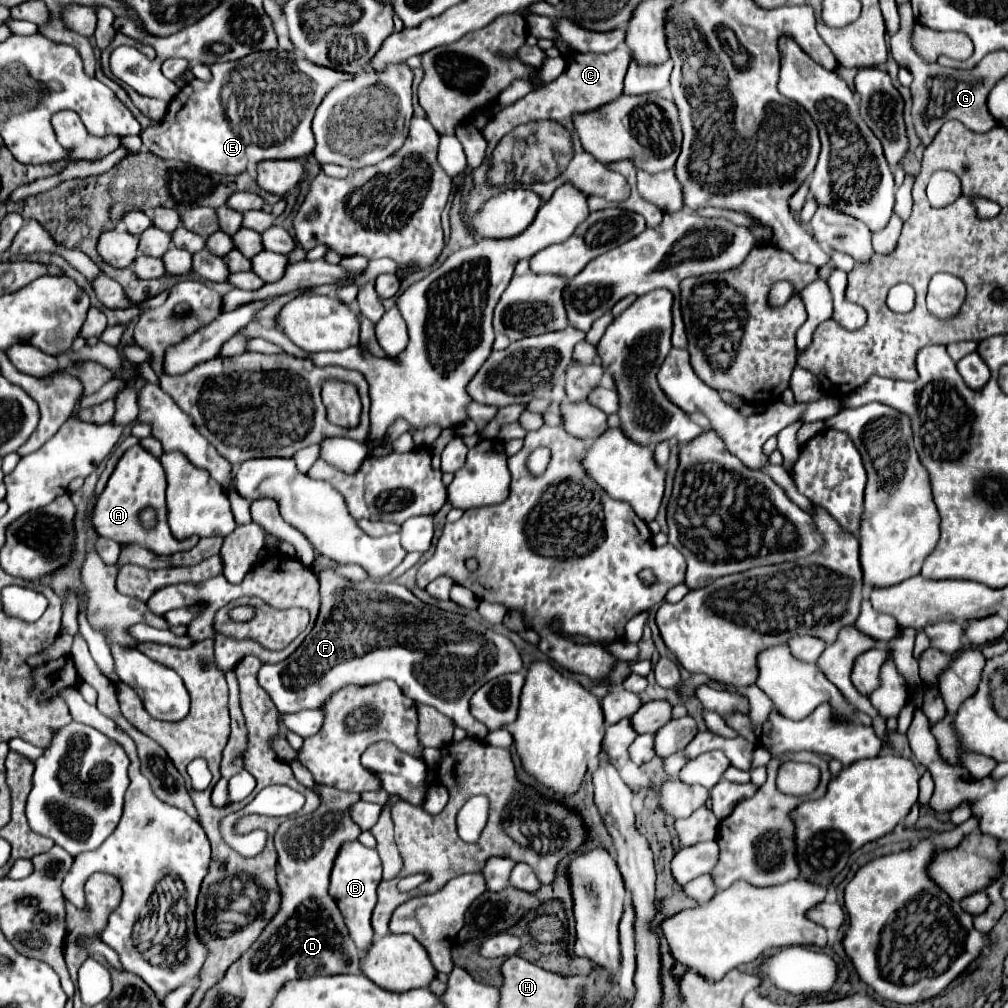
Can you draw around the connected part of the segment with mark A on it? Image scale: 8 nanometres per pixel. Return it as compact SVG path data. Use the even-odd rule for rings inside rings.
M140 444L128 448L124 452L124 456L120 458L120 462L116 464L104 492L100 494L100 498L94 506L92 524L94 524L96 532L102 538L114 540L122 546L124 544L140 544L140 546L148 548L150 552L156 552L156 554L174 554L174 552L194 548L200 540L198 536L190 536L184 540L176 540L172 536L168 522L166 522L164 490L166 490L166 476L164 476L164 470L160 466L160 460L156 456L152 456ZM146 508L156 510L156 524L154 526L144 526L140 522L140 512Z

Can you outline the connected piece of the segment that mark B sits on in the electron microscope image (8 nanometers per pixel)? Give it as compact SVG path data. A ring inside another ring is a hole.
M352 840L350 844L342 844L336 860L334 860L334 868L330 874L330 896L334 898L334 902L338 904L346 928L354 940L354 944L360 948L360 952L364 952L370 942L372 942L372 926L370 926L370 914L372 908L376 904L376 888L382 880L382 864L378 858L378 852L374 848L366 848L362 846L358 840Z

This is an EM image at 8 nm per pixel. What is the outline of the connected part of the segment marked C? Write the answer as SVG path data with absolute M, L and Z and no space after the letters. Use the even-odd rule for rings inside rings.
M616 48L608 54L570 54L566 60L568 68L554 82L530 92L516 104L504 106L488 120L488 124L482 128L482 136L488 140L488 152L494 150L504 134L512 132L520 124L528 124L532 120L564 120L564 112L588 112L610 100L616 100L622 94L622 82L630 64L628 50Z

